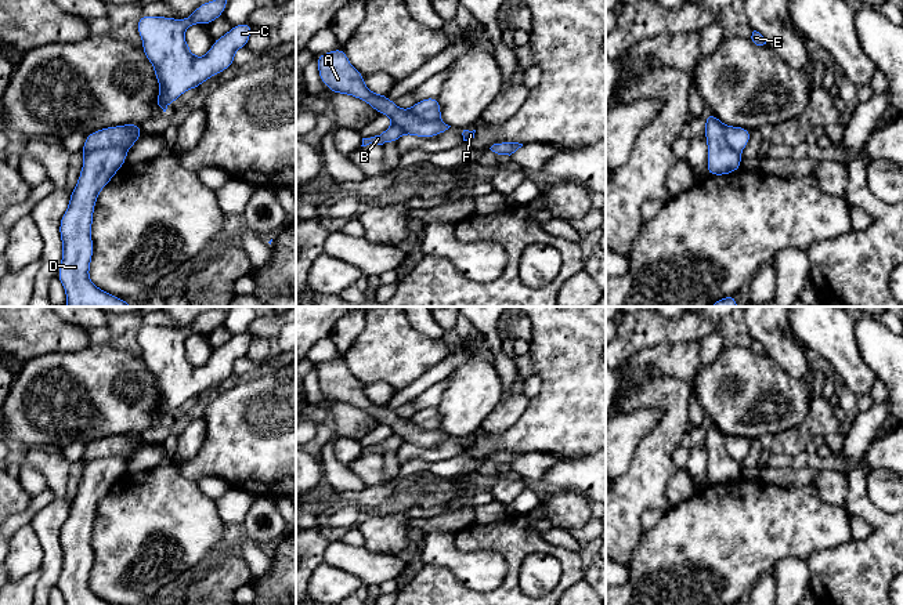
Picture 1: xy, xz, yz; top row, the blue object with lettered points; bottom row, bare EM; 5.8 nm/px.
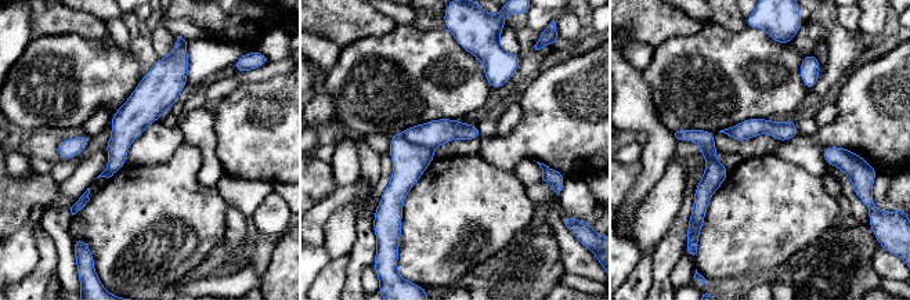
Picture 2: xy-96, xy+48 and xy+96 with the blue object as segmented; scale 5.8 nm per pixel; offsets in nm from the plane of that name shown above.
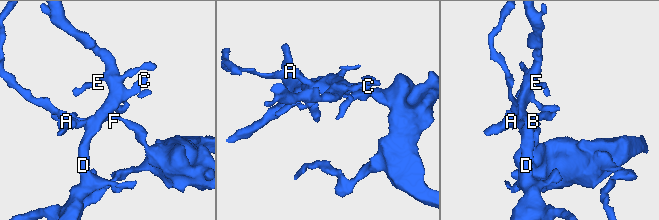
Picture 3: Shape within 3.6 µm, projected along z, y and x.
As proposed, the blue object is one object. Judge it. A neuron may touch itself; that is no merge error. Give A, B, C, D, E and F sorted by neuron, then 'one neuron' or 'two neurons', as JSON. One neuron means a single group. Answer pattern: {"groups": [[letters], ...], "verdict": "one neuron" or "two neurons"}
{"groups": [["A", "F"], ["B", "C", "D", "E"]], "verdict": "two neurons"}

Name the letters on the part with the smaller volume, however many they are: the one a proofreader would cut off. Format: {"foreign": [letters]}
{"foreign": ["B", "C", "D", "E"]}

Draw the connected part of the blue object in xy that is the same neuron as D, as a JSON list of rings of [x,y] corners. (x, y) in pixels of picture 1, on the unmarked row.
[[[122,454],[82,460],[83,477],[69,515],[59,530],[62,570],[57,587],[66,605],[113,605],[97,597],[89,587],[94,561],[91,550],[93,522],[98,503],[124,474],[127,459]]]

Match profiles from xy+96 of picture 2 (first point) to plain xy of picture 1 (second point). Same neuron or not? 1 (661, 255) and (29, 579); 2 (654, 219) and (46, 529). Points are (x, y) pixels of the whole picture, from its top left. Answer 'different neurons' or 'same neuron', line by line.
1: different neurons
2: different neurons

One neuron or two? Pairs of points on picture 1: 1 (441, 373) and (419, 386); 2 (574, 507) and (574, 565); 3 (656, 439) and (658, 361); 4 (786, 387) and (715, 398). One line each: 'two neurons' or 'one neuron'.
1: one neuron
2: two neurons
3: two neurons
4: one neuron

